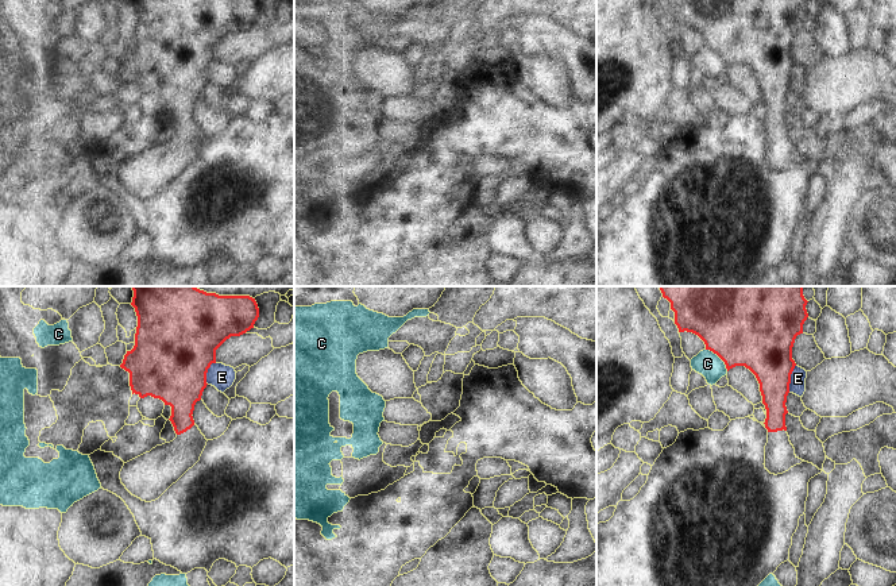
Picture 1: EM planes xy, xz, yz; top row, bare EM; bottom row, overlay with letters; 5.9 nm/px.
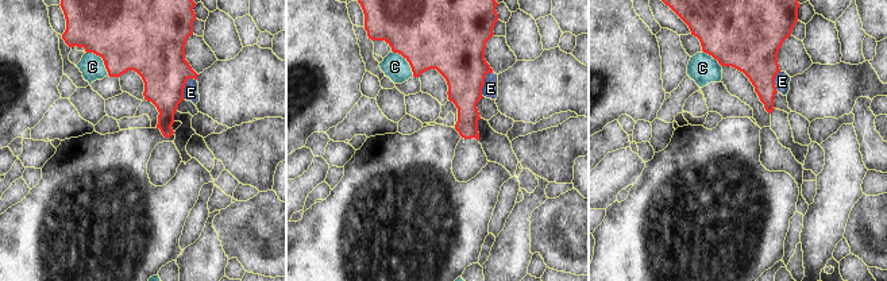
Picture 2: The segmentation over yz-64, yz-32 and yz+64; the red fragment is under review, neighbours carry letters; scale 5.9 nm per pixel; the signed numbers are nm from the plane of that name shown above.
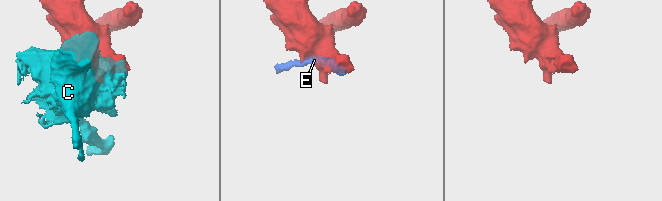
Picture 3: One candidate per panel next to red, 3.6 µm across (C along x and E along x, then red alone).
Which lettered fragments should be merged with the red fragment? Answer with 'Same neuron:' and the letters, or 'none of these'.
Same neuron: none of these

